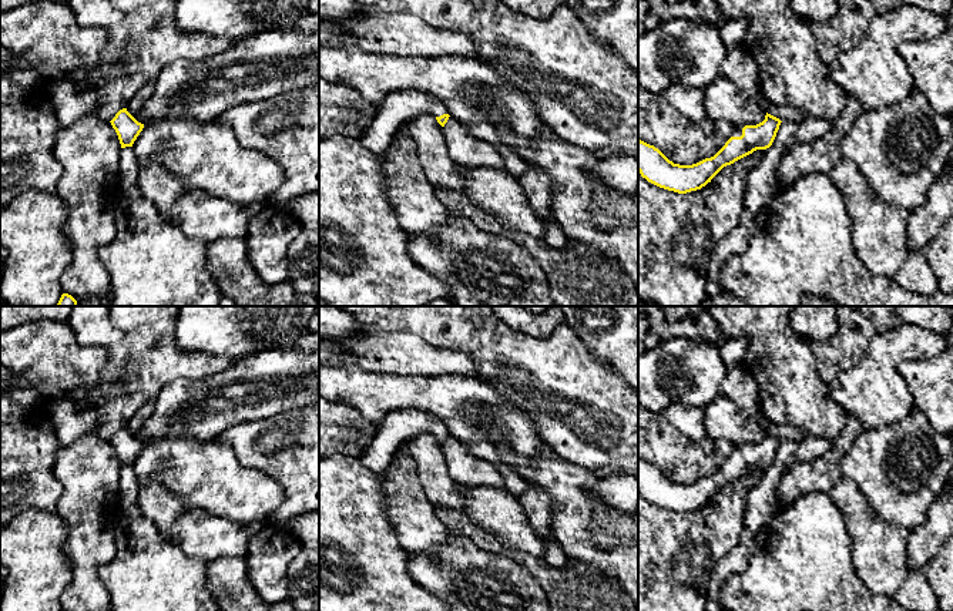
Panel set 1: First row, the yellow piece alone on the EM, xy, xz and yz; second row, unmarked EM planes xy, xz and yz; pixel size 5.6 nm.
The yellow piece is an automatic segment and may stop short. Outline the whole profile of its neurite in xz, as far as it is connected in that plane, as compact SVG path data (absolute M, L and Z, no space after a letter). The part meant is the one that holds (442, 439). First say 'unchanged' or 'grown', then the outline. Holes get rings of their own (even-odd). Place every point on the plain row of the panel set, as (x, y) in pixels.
grown | M405 410L389 413L377 426L376 436L359 460L372 471L386 469L396 450L422 433L433 434L444 446L449 439L443 420L430 412Z

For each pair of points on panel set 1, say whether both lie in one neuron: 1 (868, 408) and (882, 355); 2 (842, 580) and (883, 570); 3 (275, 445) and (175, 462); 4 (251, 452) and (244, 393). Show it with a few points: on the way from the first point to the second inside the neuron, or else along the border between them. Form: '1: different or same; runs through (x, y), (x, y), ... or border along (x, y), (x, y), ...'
1: same; runs through (875, 395), (876, 368)
2: different; border along (849, 544), (856, 577), (871, 593), (885, 596)
3: different; border along (214, 439), (227, 443), (244, 466), (261, 472)
4: different; border along (279, 412), (234, 423), (217, 436)

